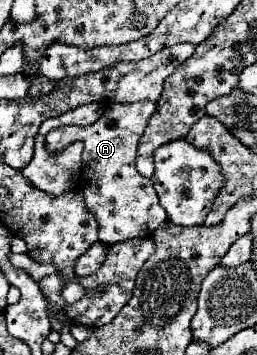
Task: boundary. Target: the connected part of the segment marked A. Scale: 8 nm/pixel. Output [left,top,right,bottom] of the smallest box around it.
[74,102,166,244]

